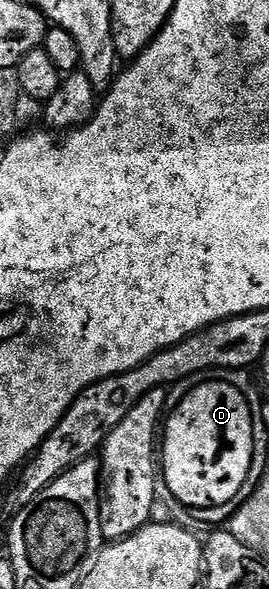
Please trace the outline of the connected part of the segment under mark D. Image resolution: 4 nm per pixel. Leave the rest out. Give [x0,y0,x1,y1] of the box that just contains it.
[163,380,253,510]

